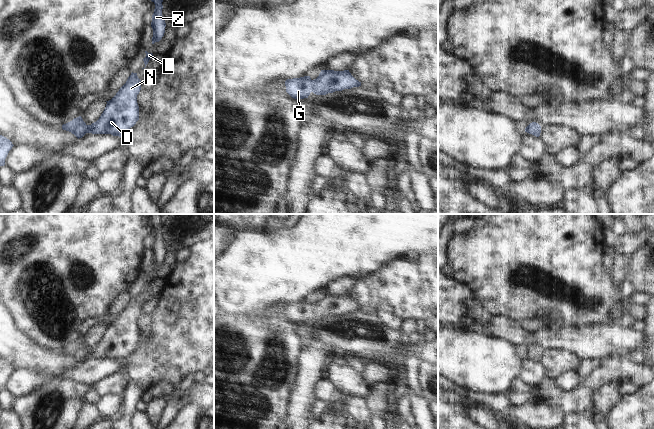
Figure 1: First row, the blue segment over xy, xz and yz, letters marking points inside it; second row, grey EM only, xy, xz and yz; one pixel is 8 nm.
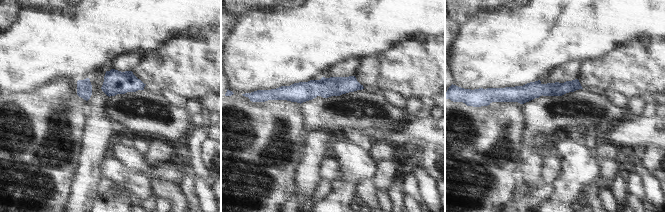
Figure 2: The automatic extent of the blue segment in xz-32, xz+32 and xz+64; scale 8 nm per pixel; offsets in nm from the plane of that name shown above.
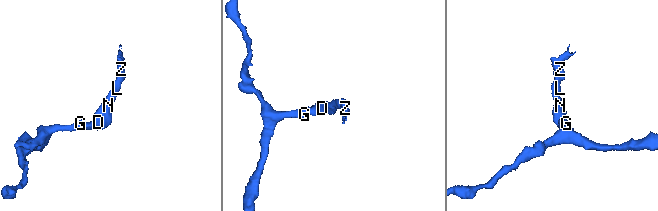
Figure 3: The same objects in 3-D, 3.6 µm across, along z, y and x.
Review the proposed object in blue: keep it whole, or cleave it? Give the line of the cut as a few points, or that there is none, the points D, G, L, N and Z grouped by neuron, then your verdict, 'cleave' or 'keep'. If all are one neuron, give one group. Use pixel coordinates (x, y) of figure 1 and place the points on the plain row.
cut none; groups D G L N Z; keep

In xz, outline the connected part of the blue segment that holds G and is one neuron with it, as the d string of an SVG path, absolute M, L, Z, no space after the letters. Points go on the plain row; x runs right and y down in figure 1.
M321 294L319 300L312 304L310 300L287 303L286 316L294 323L308 322L311 316L316 319L326 319L335 315L361 310L349 294Z

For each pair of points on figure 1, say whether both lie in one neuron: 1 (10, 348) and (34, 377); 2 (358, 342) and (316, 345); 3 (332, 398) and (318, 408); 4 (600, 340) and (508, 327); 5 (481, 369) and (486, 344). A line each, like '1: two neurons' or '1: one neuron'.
1: two neurons
2: two neurons
3: two neurons
4: one neuron
5: one neuron

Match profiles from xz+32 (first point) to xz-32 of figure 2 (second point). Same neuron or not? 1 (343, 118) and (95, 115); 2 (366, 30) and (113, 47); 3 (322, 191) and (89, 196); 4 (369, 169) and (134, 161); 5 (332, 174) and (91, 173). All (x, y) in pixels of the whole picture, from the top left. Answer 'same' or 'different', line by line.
1: different
2: same
3: different
4: same
5: different

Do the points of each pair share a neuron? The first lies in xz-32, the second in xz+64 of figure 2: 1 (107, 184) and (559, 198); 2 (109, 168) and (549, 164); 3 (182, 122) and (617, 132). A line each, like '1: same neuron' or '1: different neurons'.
1: different neurons
2: same neuron
3: different neurons

